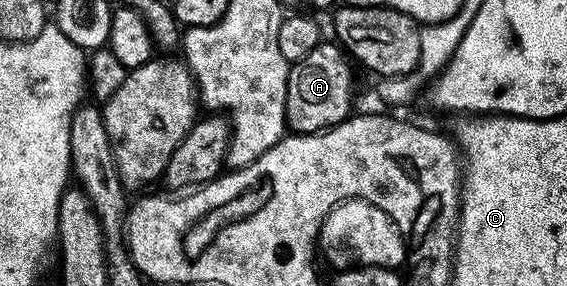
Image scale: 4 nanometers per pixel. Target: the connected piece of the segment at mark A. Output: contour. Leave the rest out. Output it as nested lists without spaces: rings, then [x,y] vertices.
[[[322,41],[315,53],[292,64],[287,89],[287,127],[292,134],[319,135],[351,118],[355,111],[352,66],[350,56],[333,41]]]

